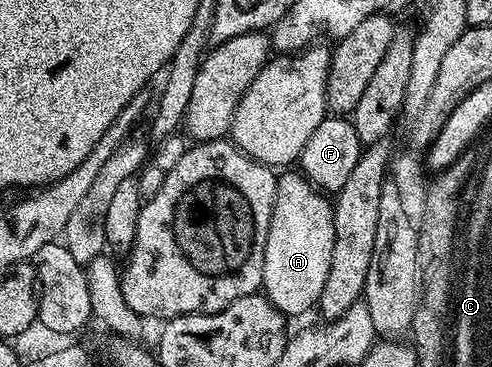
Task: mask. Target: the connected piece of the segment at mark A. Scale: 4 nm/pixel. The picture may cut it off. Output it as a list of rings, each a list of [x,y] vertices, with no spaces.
[[[286,171],[278,177],[274,214],[268,227],[268,243],[264,247],[264,275],[262,289],[269,299],[287,318],[293,319],[301,313],[313,310],[320,299],[320,291],[324,291],[324,279],[328,279],[328,271],[332,267],[332,243],[336,239],[334,230],[334,207],[331,198],[309,177],[301,172]]]

